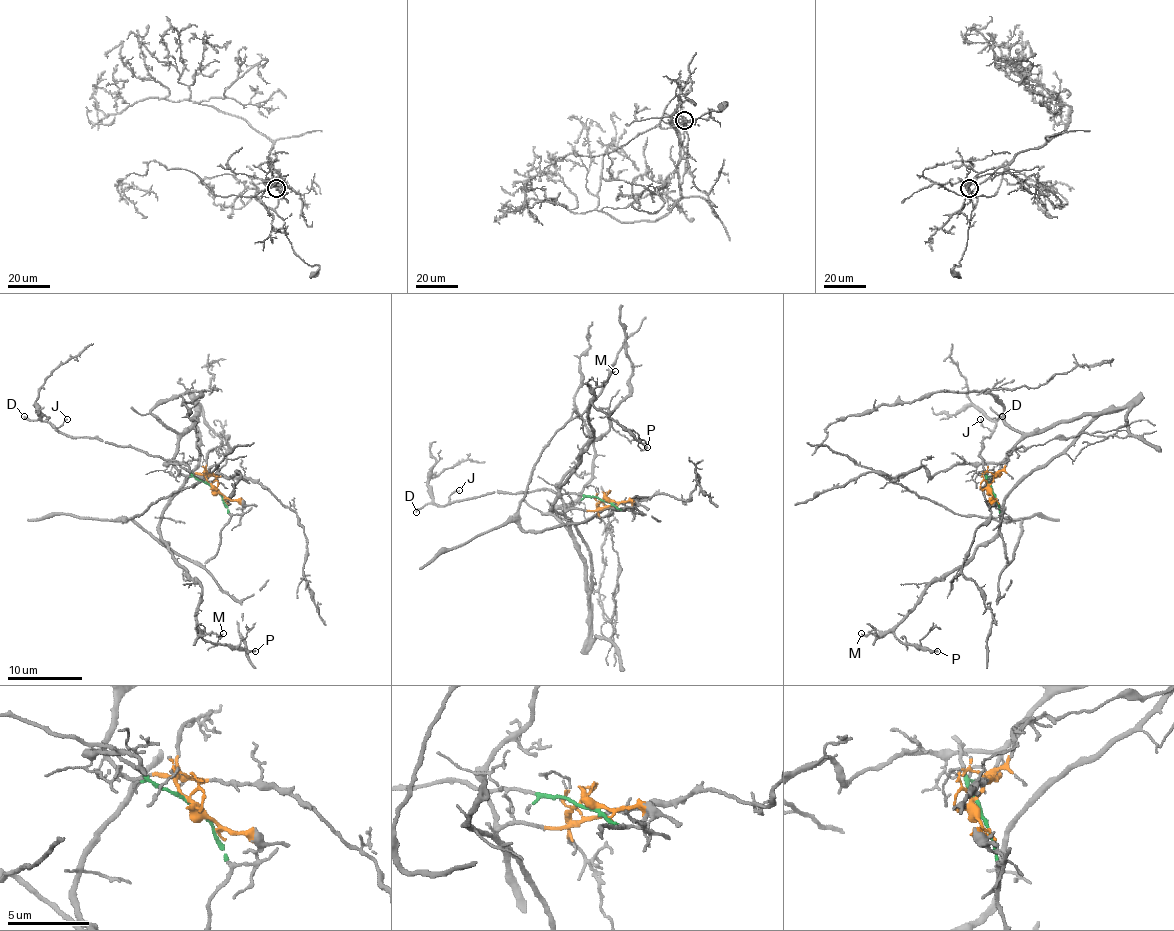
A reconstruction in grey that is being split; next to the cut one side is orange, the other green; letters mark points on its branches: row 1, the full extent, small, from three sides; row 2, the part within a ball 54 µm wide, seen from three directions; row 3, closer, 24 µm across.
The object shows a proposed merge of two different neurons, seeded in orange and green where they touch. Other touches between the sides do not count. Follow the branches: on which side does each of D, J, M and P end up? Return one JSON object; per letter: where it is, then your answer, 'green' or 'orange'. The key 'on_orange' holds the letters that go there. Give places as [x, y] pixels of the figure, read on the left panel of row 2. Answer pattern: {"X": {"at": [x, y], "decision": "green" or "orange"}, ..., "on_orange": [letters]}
{"D": {"at": [24, 416], "decision": "green"}, "J": {"at": [67, 419], "decision": "green"}, "M": {"at": [223, 633], "decision": "orange"}, "P": {"at": [255, 651], "decision": "orange"}, "on_orange": ["M", "P"]}

